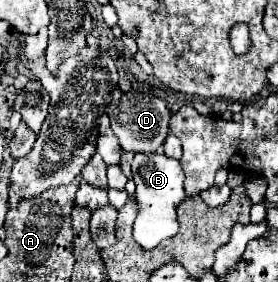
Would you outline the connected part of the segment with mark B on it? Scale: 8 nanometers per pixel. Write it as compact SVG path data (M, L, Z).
M135 154L131 164L133 180L137 184L135 200L139 204L139 214L133 224L133 238L145 248L155 248L165 238L171 238L177 234L177 214L175 208L183 202L185 190L185 172L181 168L181 162L175 158L169 158L165 154Z

